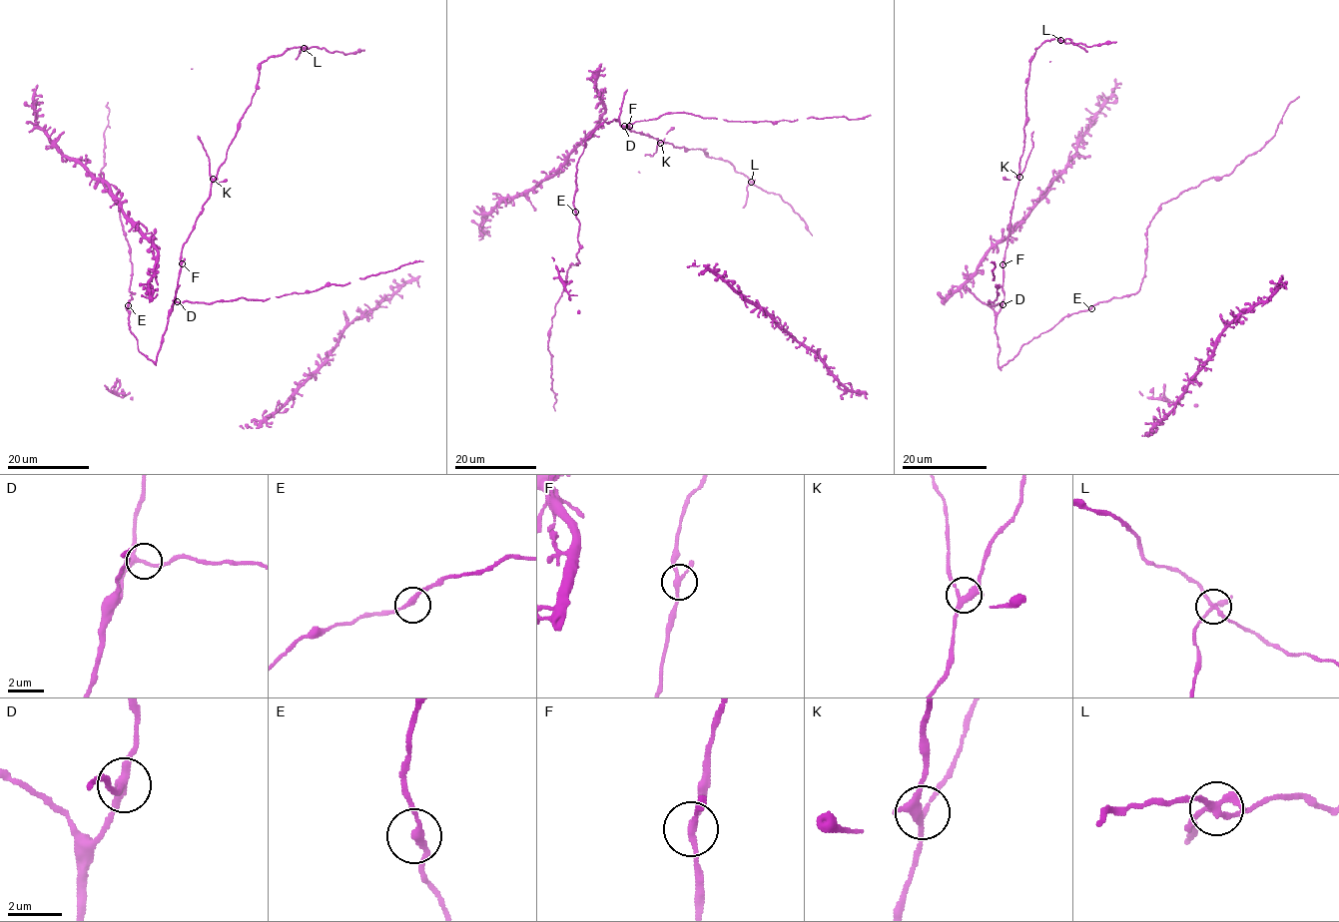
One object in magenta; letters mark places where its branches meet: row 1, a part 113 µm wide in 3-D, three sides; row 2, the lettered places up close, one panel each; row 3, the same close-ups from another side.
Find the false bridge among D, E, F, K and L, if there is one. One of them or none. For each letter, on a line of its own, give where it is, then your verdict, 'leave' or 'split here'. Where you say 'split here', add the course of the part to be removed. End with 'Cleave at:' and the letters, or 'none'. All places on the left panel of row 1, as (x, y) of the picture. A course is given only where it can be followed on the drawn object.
D: place (177, 301); leave
E: place (128, 305); leave
F: place (182, 263); leave
K: place (213, 179); leave
L: place (304, 48); split here
Cleave at: L

